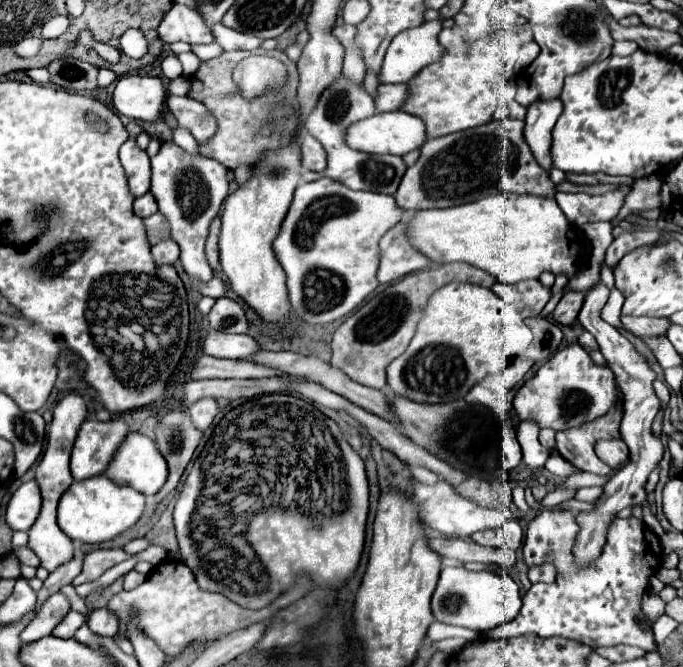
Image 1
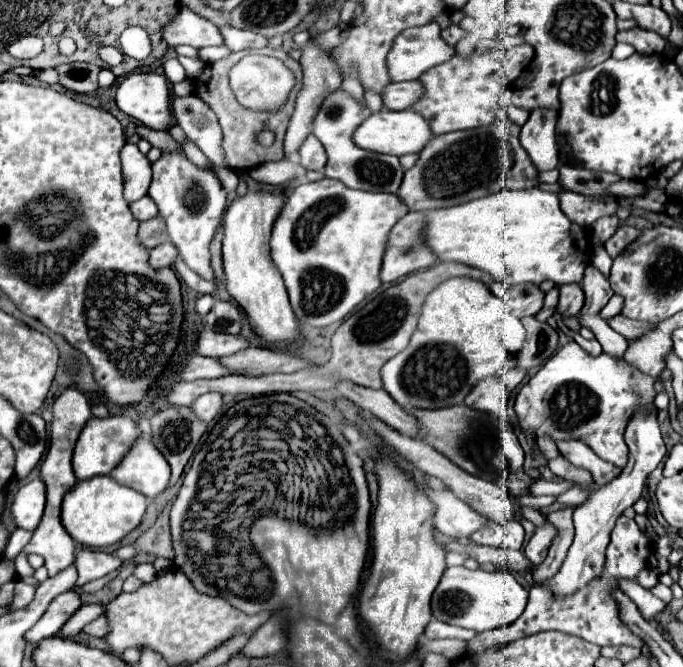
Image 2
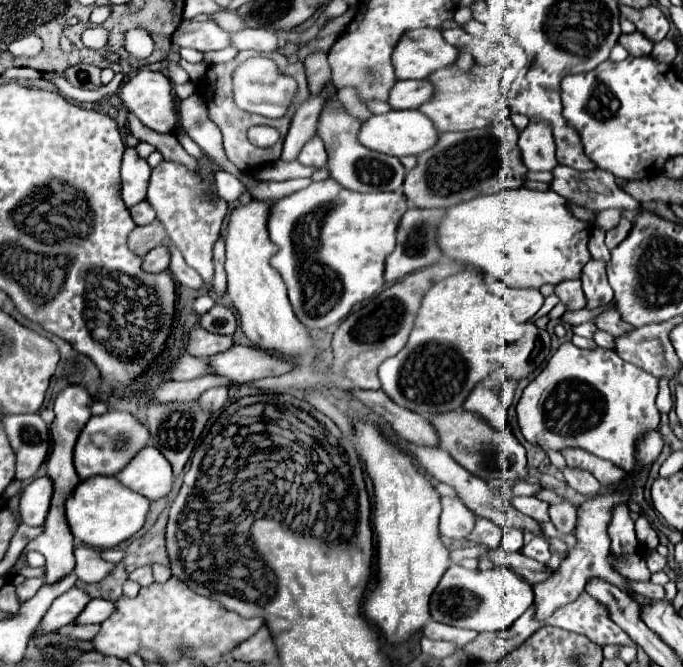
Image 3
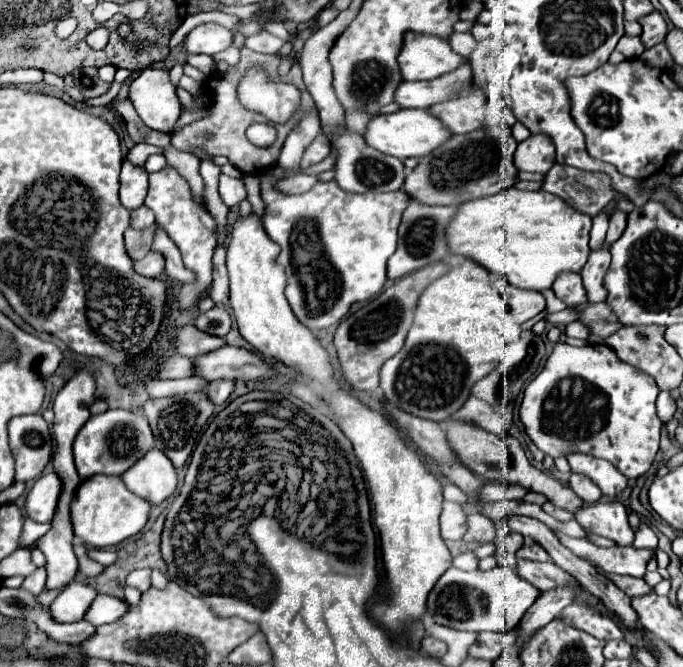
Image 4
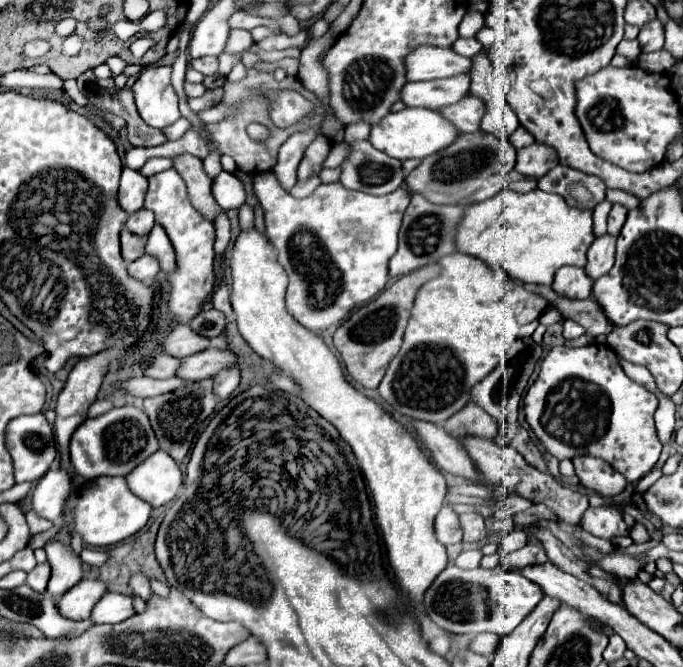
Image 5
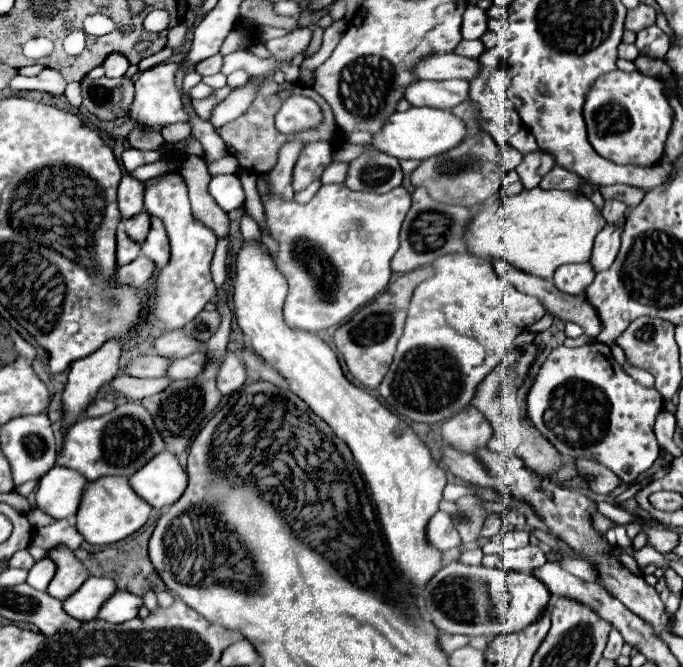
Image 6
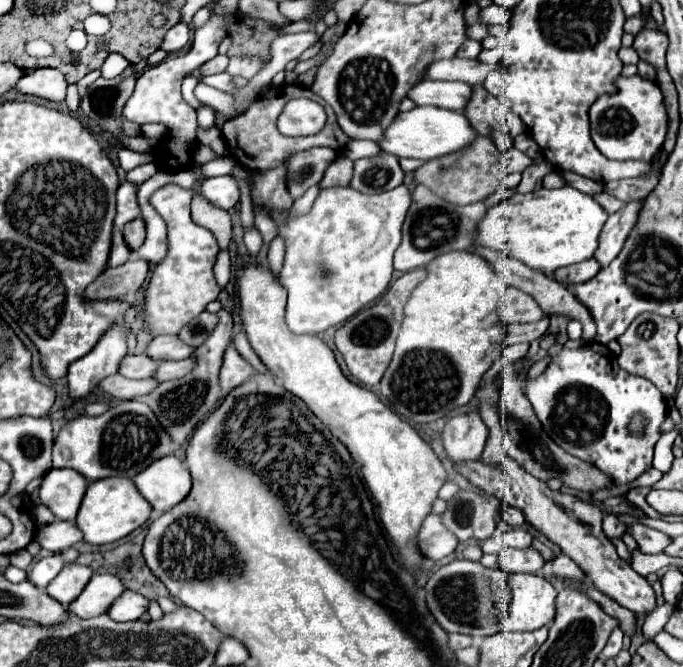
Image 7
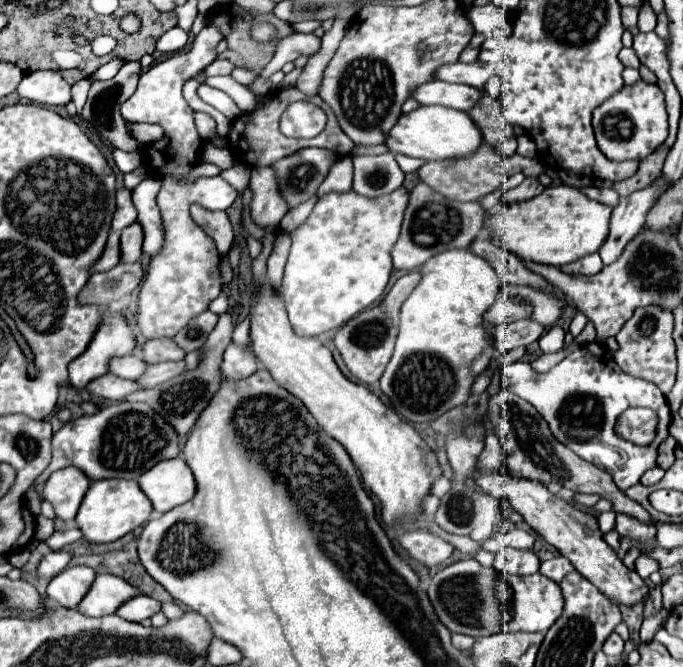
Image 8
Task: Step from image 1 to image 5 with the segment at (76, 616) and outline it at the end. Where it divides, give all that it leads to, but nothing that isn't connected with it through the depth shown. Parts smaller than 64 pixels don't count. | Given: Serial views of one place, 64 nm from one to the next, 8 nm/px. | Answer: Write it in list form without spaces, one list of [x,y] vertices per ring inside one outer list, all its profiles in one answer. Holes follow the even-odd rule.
[[[106,592],[102,600],[94,606],[92,622],[94,624],[118,624],[124,622],[134,614],[132,596],[118,594],[118,592]]]

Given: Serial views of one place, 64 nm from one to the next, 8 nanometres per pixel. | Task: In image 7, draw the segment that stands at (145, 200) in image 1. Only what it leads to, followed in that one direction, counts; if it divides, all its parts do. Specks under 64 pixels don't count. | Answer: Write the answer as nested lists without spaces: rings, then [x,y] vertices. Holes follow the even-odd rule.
[[[136,218],[136,220],[132,220],[130,224],[126,224],[124,230],[122,230],[122,234],[124,234],[126,246],[128,246],[130,252],[134,254],[134,252],[142,246],[142,242],[144,242],[144,238],[146,238],[146,226],[144,226],[142,218]]]

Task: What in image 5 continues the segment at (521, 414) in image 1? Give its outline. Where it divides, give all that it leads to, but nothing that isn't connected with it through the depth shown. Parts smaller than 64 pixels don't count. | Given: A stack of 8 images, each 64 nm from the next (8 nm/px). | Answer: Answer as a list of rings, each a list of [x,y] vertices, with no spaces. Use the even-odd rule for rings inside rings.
[[[590,344],[584,348],[554,346],[542,362],[540,376],[530,386],[524,398],[526,420],[548,454],[552,454],[558,460],[574,456],[600,458],[632,484],[644,478],[654,468],[662,450],[662,444],[654,428],[656,408],[658,408],[656,394],[648,392],[644,386],[630,380],[620,368],[614,350],[606,344]]]

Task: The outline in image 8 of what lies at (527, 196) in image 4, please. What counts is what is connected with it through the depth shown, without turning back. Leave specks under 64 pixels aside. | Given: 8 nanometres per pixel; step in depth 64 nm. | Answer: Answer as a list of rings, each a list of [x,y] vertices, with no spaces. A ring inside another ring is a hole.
[[[562,184],[558,188],[546,188],[540,196],[536,196],[534,200],[526,200],[522,204],[508,204],[508,206],[496,204],[490,210],[490,214],[492,214],[490,232],[492,232],[492,238],[496,242],[500,242],[506,250],[510,250],[512,254],[516,254],[520,258],[526,258],[526,260],[532,260],[532,262],[542,262],[542,264],[562,266],[562,264],[570,264],[574,260],[580,260],[586,254],[598,252],[598,248],[608,238],[612,210],[614,210],[612,206],[590,200],[580,190]]]

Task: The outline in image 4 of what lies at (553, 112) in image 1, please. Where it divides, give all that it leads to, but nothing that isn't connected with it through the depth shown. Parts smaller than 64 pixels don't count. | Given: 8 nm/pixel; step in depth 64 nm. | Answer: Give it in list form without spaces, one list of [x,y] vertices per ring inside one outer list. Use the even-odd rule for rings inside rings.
[[[530,136],[526,142],[520,142],[514,154],[514,166],[520,172],[538,172],[546,174],[554,164],[554,144],[546,136]]]

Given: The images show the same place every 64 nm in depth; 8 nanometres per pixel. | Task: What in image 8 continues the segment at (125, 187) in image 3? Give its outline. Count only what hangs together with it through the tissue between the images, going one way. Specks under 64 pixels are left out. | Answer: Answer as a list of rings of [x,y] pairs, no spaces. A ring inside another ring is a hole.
[[[122,188],[116,192],[116,212],[112,218],[112,230],[120,232],[122,228],[136,222],[136,208],[132,204],[132,192]]]

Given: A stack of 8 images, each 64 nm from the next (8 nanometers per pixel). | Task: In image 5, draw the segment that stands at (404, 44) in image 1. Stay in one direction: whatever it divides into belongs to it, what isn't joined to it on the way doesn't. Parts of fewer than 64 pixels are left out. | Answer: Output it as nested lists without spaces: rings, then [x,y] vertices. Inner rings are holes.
[[[422,46],[416,48],[406,58],[406,78],[408,80],[436,80],[450,78],[458,74],[468,74],[472,60],[458,56],[452,48]]]

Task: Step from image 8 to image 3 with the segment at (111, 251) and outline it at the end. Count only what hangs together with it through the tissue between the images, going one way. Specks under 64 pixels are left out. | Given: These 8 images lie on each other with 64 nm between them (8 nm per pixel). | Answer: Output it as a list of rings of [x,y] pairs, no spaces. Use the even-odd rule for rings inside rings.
[[[154,220],[148,226],[138,226],[128,234],[128,246],[136,256],[144,256],[148,254],[152,248],[156,248],[158,244],[162,244],[166,238],[166,230],[162,228],[162,224],[158,224],[158,220]]]

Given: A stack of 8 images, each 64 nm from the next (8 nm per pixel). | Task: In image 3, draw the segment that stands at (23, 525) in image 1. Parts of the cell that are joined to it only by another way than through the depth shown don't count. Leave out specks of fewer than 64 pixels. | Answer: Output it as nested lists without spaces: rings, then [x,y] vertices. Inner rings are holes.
[[[50,476],[36,478],[32,484],[28,484],[20,496],[20,520],[30,526],[42,526],[52,500],[54,484]]]

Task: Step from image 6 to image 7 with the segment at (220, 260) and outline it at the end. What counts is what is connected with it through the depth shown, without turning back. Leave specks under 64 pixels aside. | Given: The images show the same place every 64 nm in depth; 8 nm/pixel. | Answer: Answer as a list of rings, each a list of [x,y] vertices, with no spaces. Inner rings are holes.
[[[220,250],[218,260],[214,264],[214,274],[216,274],[216,282],[220,288],[224,288],[230,282],[230,254],[228,254],[228,250]]]

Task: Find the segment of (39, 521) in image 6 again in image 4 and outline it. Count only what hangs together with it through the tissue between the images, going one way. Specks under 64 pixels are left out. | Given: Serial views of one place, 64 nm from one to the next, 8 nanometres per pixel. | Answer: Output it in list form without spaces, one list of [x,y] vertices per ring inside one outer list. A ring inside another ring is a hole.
[[[26,518],[24,534],[22,534],[22,546],[32,546],[32,544],[34,544],[38,538],[42,538],[48,530],[50,530],[50,524],[40,524],[40,522],[34,522],[34,520]]]

